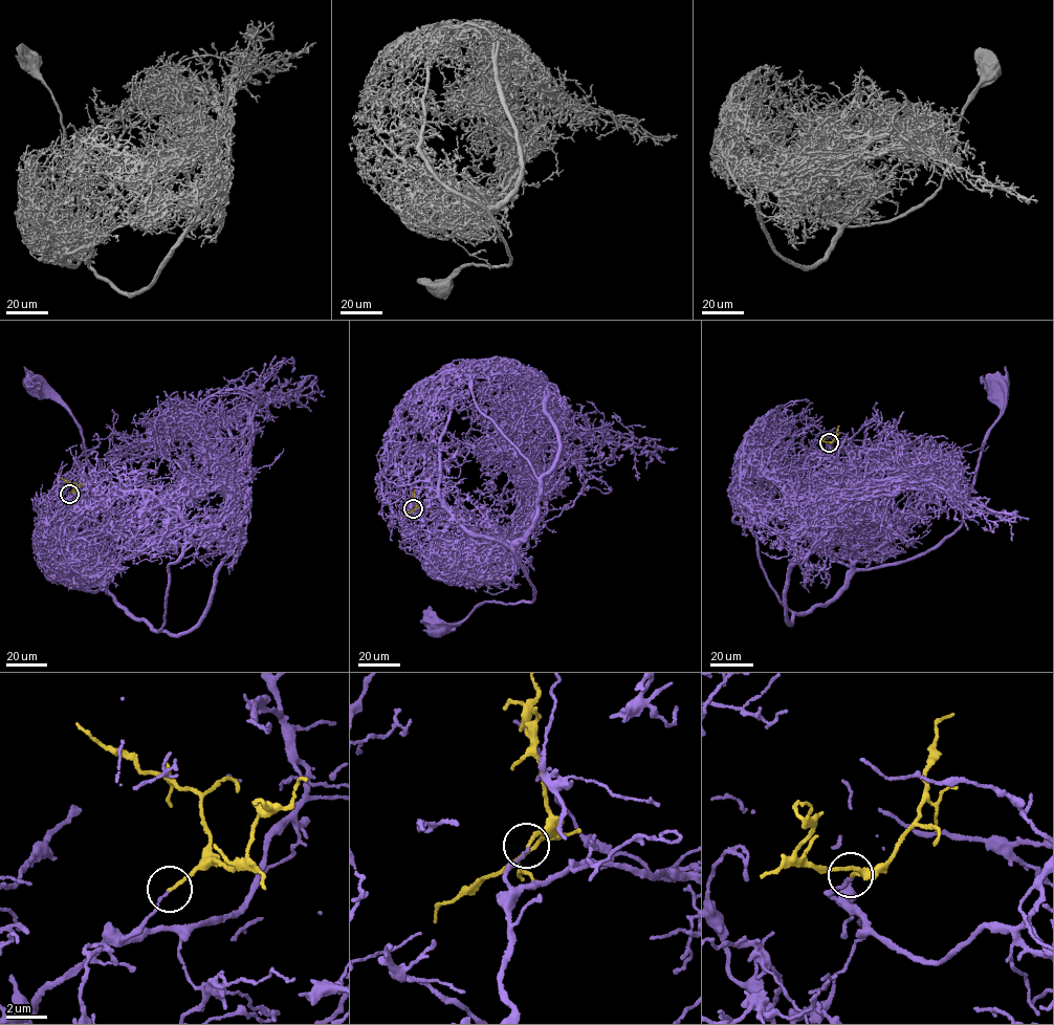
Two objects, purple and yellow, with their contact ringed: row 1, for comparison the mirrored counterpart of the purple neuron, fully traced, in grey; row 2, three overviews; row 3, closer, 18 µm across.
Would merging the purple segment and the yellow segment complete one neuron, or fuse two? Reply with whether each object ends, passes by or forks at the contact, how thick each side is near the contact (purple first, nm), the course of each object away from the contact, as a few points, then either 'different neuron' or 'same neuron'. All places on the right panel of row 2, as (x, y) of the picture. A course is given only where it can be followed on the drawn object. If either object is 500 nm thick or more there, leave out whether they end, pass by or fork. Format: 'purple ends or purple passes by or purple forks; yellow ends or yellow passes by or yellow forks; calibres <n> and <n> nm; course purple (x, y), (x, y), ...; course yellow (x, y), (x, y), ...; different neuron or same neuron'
purple ends; yellow ends; calibres 120 and 150 nm; course purple (829, 442), (842, 498), (830, 509), (852, 566), (903, 561), (961, 523), (1003, 387); course yellow (829, 442), (836, 437), (839, 426); same neuron

